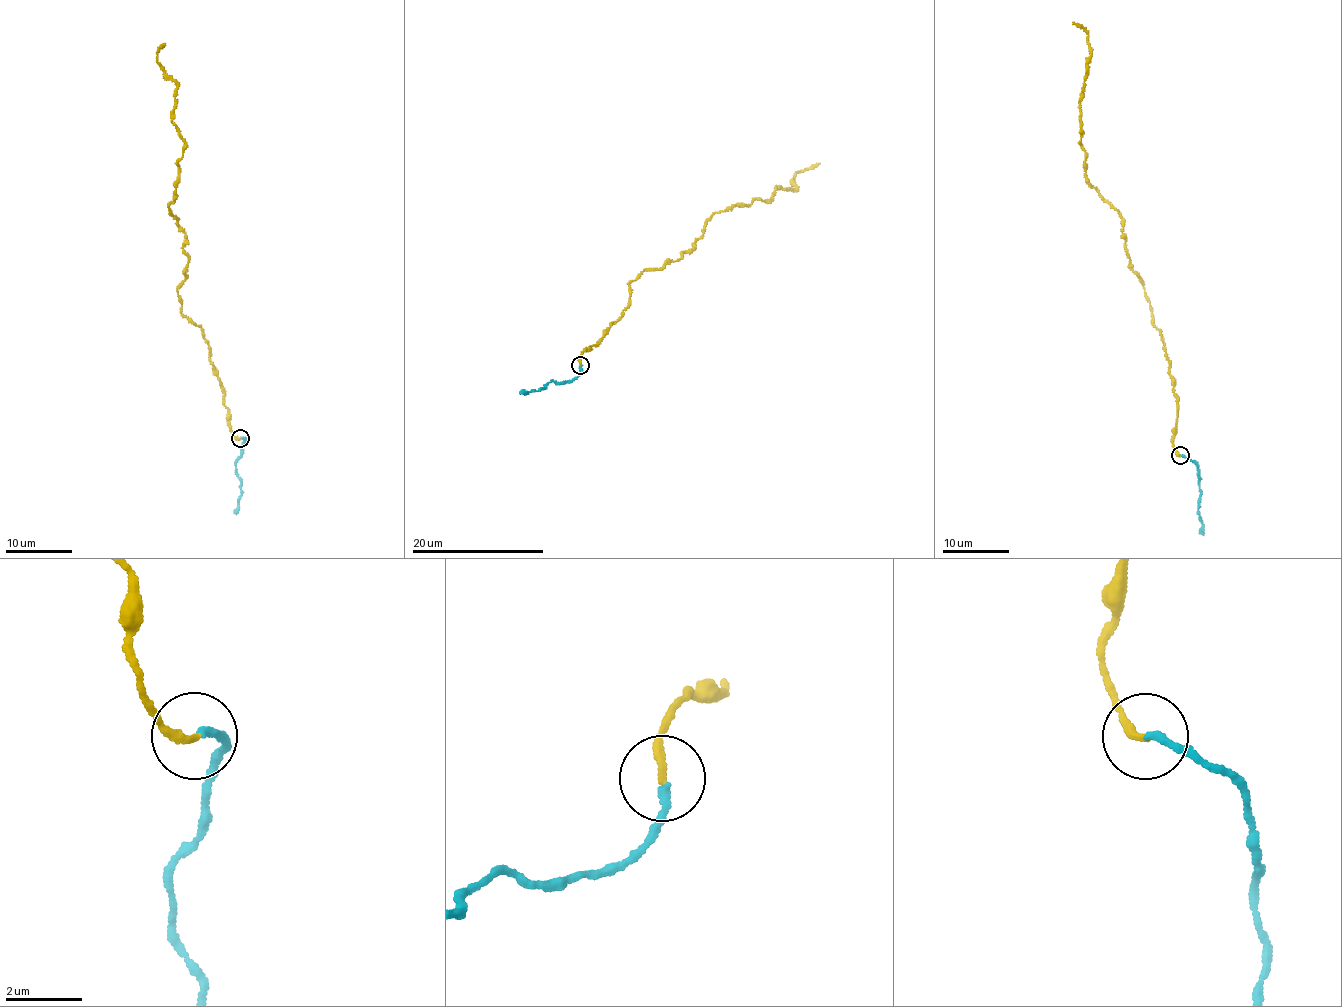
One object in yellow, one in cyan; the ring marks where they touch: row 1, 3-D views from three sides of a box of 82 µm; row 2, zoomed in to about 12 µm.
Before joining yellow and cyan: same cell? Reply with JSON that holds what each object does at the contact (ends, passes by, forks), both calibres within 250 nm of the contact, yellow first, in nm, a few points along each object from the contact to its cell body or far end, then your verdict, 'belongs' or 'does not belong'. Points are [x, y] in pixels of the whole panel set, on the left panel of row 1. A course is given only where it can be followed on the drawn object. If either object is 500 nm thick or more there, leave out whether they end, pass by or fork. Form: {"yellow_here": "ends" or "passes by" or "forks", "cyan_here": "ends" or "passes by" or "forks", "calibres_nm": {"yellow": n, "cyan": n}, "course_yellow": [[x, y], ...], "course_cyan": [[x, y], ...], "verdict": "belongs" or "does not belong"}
{"yellow_here": "ends", "cyan_here": "ends", "calibres_nm": {"yellow": 200, "cyan": 200}, "course_yellow": [[240, 438], [208, 342], [180, 312], [187, 239], [169, 207], [185, 140], [165, 43]], "course_cyan": [[240, 438], [245, 438], [241, 457], [236, 463], [241, 495], [236, 514]], "verdict": "belongs"}

